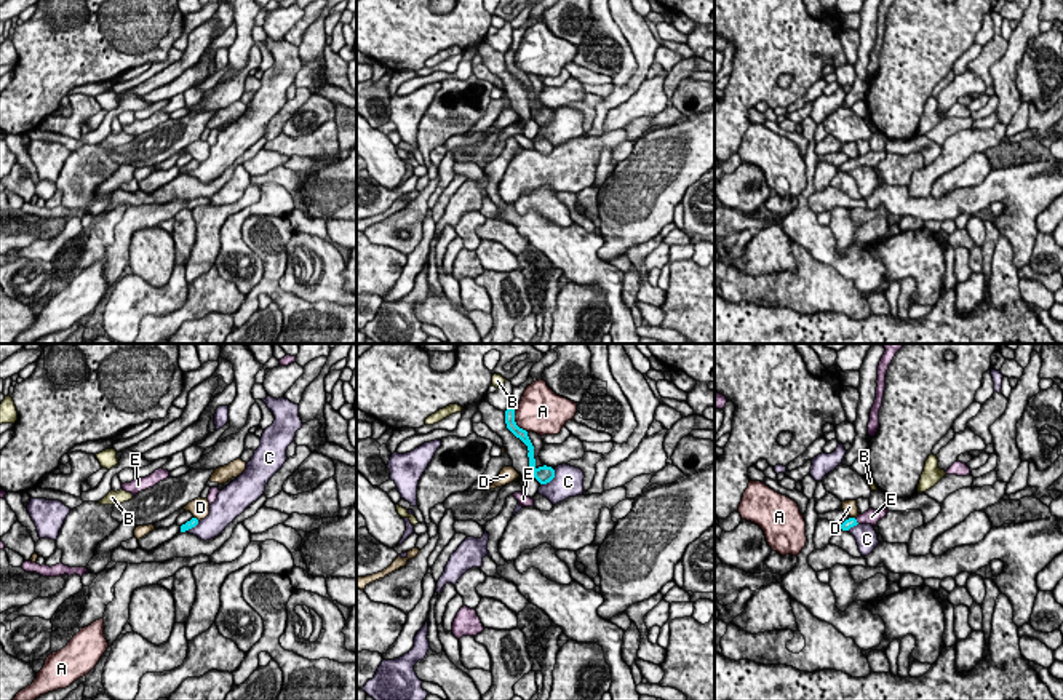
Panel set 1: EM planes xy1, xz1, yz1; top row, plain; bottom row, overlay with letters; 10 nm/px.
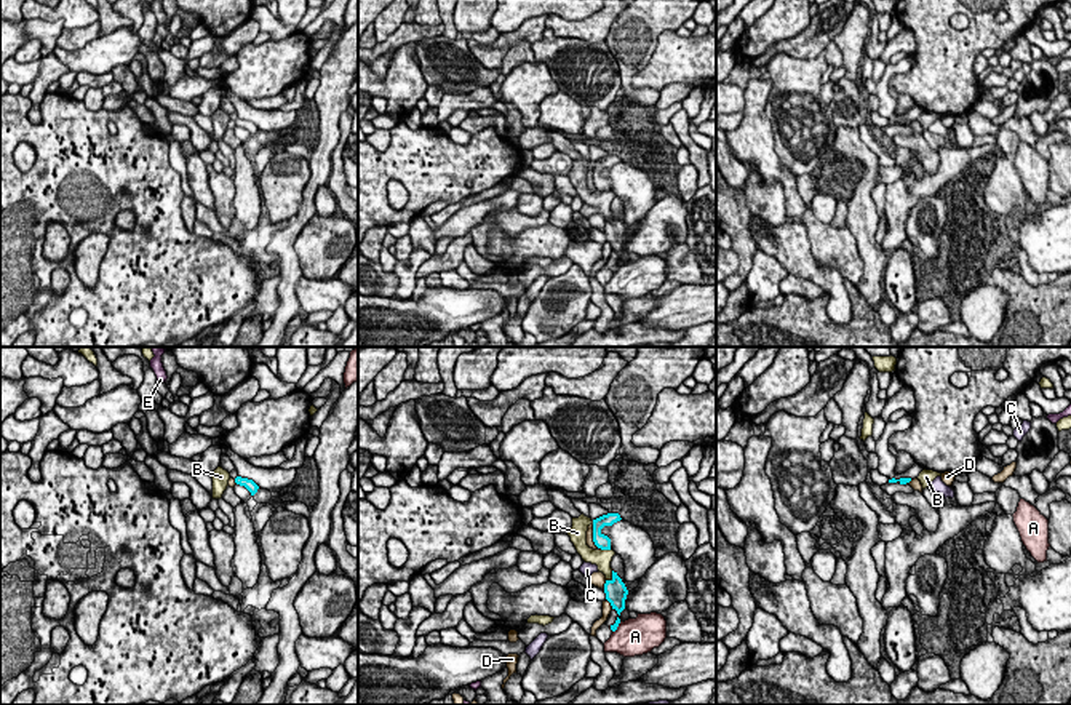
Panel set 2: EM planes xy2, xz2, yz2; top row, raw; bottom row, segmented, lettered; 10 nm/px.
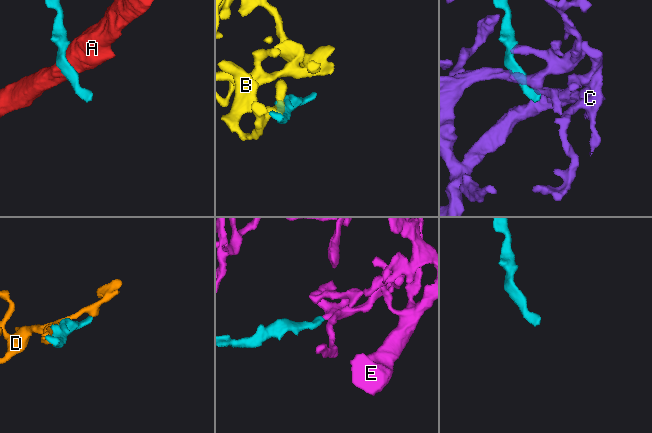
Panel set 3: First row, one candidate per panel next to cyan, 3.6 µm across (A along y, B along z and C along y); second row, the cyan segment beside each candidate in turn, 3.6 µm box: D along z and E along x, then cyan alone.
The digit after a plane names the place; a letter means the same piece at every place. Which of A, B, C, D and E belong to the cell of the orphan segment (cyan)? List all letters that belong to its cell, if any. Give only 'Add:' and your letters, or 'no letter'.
Add: E

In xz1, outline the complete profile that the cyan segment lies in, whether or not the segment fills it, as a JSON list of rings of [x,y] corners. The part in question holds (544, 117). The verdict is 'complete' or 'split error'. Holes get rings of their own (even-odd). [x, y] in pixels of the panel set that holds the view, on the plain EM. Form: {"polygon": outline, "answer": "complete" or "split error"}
{"polygon": [[[512,48],[505,53],[505,66],[507,66],[507,70],[528,88],[529,110],[531,110],[531,115],[534,117],[534,120],[540,126],[550,125],[555,120],[555,112],[547,107],[539,109],[539,110],[535,109],[534,88],[528,78],[528,74],[516,67],[515,51]]], "answer": "complete"}

